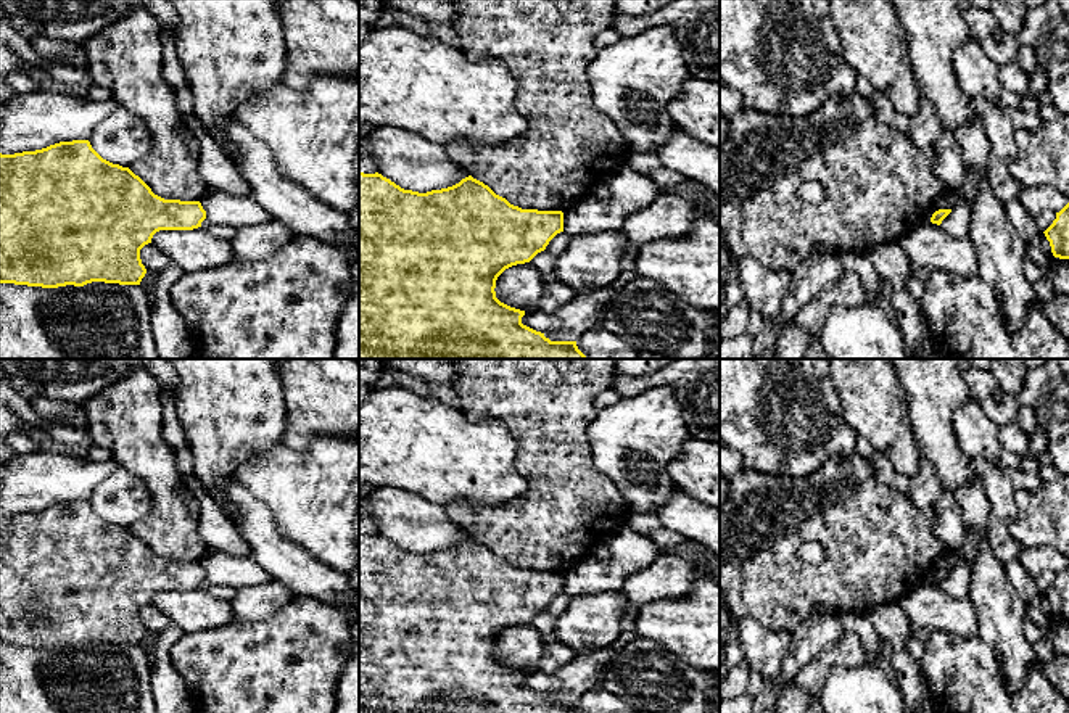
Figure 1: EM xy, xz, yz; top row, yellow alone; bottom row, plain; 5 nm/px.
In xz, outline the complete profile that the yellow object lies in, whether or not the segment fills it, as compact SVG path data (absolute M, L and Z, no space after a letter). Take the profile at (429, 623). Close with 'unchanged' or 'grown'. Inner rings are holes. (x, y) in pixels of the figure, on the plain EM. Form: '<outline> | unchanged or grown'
M359 531L359 713L581 713L576 702L551 702L544 694L523 686L525 671L501 663L494 652L496 641L506 629L530 623L560 592L562 571L522 570L472 536L452 547L419 554L401 549L378 533Z | unchanged

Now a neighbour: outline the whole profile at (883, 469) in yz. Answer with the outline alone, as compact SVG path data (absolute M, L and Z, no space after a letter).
M874 452L868 459L868 465L869 465L869 470L874 473L877 481L881 481L887 486L894 486L897 470L884 454Z

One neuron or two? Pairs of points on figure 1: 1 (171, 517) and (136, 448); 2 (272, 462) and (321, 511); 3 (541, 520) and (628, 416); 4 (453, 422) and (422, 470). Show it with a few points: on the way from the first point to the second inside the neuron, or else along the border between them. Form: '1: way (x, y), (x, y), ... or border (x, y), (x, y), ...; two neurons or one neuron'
1: way (171, 499), (160, 472), (153, 465); one neuron
2: way (284, 473), (309, 499); one neuron
3: border (591, 422), (588, 428), (590, 459), (617, 486); two neurons
4: way (446, 433), (433, 459); one neuron

